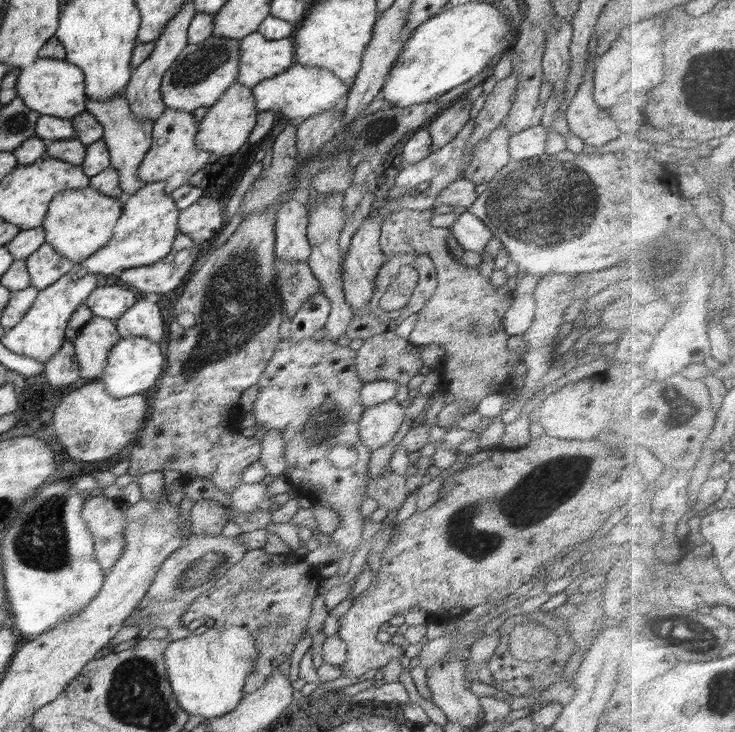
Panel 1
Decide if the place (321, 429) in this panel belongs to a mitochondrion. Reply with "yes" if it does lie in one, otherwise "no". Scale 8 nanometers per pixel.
yes

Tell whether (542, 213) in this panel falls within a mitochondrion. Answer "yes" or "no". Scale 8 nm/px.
yes

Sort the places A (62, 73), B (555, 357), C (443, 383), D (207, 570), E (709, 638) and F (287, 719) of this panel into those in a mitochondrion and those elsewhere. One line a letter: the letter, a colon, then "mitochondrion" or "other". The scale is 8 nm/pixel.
A: other
B: other
C: other
D: mitochondrion
E: mitochondrion
F: other

